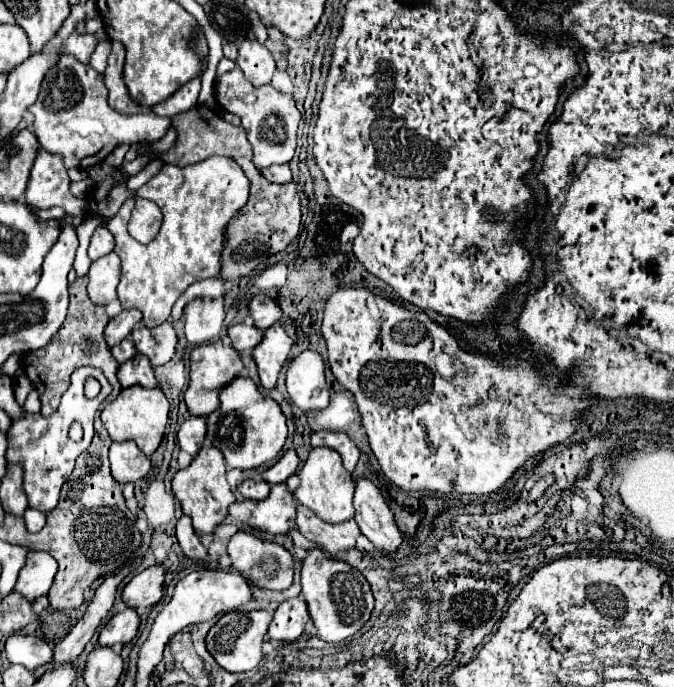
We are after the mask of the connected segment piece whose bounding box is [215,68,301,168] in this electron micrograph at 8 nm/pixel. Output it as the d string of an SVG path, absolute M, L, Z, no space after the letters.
M235 68L215 78L215 98L227 112L241 118L241 126L247 132L247 138L253 146L253 154L255 154L253 164L257 168L291 162L295 154L295 144L297 144L295 134L297 134L297 124L301 120L301 114L295 106L295 100L289 94L275 90L271 84L255 88L245 78L245 74L239 68Z

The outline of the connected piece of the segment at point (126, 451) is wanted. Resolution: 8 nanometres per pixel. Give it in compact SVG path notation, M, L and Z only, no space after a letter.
M131 440L121 442L121 444L113 442L109 450L109 460L111 460L111 474L119 484L137 482L151 468L149 458Z

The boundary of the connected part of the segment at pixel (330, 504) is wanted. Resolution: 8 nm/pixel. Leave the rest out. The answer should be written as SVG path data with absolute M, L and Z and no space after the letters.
M313 448L309 452L309 458L303 466L303 470L299 472L299 488L295 492L295 498L299 504L307 506L309 510L313 510L323 522L329 524L341 524L345 520L353 518L353 488L355 482L351 478L351 474L343 468L343 462L339 458L339 454L335 454L335 450L331 448Z

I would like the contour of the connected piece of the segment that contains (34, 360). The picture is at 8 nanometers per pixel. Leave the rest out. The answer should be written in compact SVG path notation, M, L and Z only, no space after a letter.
M77 278L71 286L71 304L69 304L69 312L67 318L63 322L63 326L59 328L59 332L55 334L55 338L47 344L47 348L39 348L39 350L29 350L27 354L23 354L21 358L21 368L25 370L25 374L29 376L29 380L33 382L33 386L39 392L41 398L41 414L49 416L49 412L53 412L53 408L59 406L59 400L63 396L63 392L69 388L71 384L71 374L81 368L81 366L93 366L93 368L101 368L103 374L107 376L107 380L113 386L111 392L111 400L121 392L119 380L117 380L117 368L119 364L115 362L109 346L105 344L103 338L103 330L109 322L109 316L105 314L105 306L97 306L91 302L89 294L87 294L87 282L89 278Z

